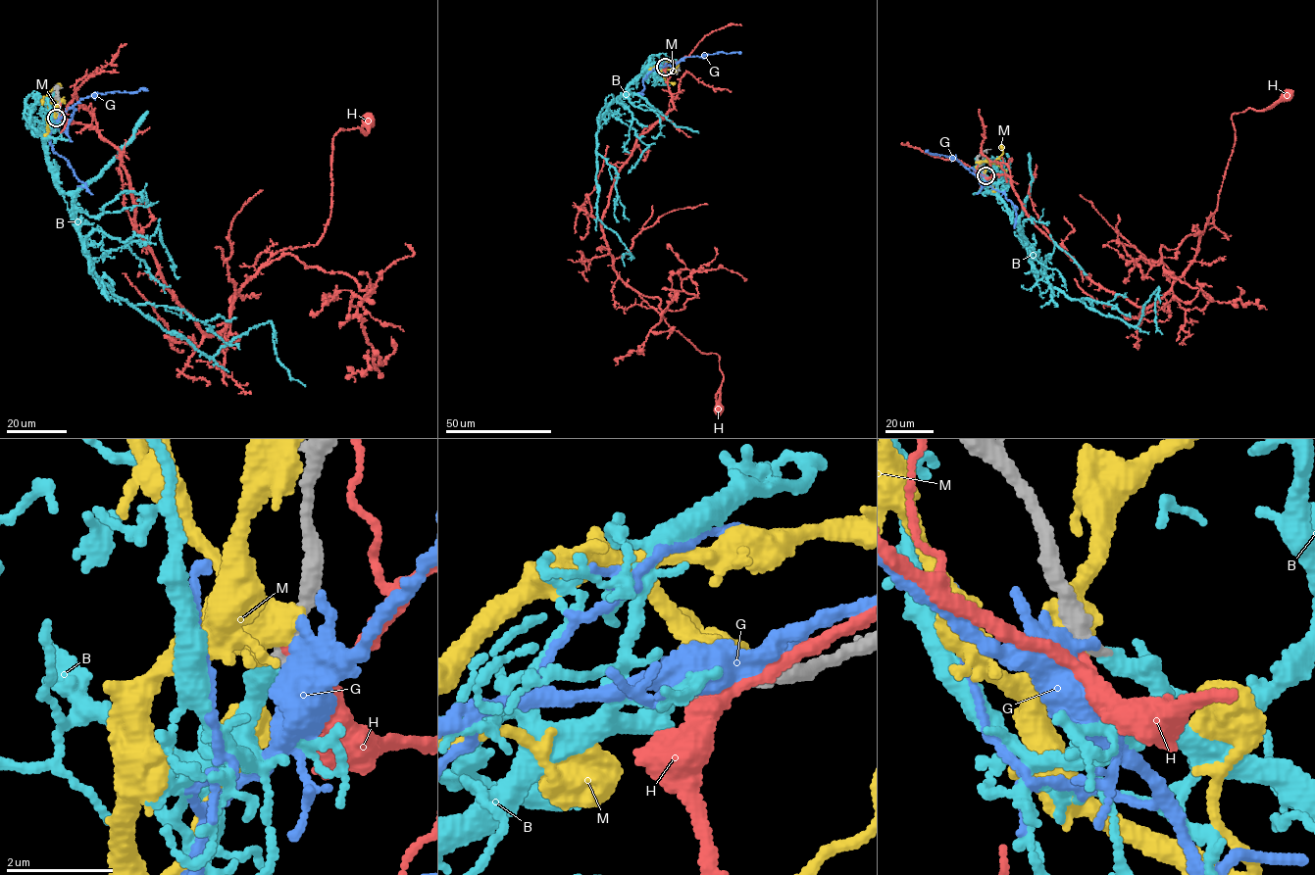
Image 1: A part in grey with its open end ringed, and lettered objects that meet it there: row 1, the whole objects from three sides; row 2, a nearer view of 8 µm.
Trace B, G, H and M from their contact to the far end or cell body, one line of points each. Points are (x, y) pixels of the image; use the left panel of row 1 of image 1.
B: (56, 118), (44, 151), (72, 197), (97, 276), (208, 356), (270, 321), (277, 360), (305, 386)
G: (57, 116), (61, 117), (81, 98), (96, 94), (147, 90)
H: (57, 117), (118, 150), (136, 229), (212, 336), (270, 258), (318, 242), (333, 136), (366, 133), (367, 121)
M: (56, 117), (42, 100), (59, 83)

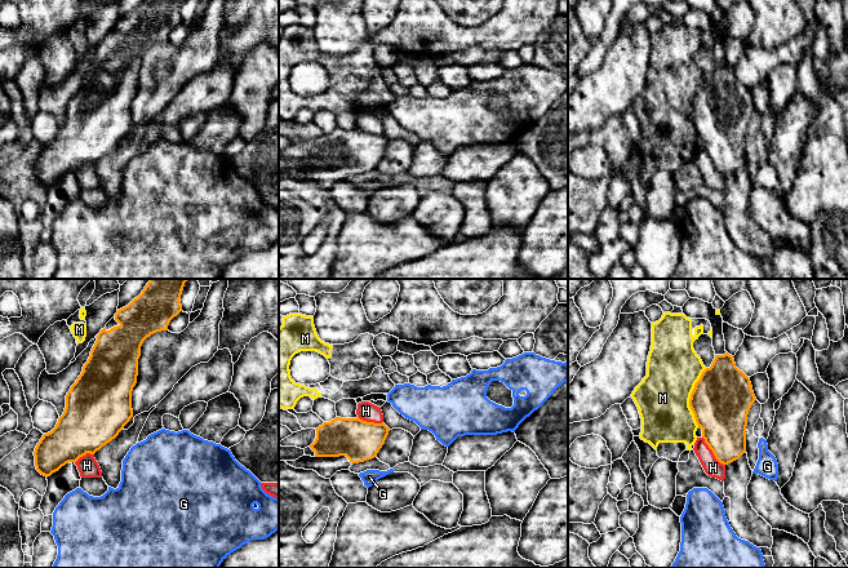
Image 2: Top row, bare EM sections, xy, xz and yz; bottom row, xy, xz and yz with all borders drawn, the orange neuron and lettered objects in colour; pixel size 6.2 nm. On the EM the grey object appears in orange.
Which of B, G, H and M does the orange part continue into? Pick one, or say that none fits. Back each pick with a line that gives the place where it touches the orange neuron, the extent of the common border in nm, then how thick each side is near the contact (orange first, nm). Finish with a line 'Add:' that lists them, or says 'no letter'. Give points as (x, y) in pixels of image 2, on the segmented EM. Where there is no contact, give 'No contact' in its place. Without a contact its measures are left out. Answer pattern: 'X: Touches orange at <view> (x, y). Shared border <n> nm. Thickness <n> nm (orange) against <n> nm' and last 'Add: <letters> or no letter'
B: No contact
Add: B

